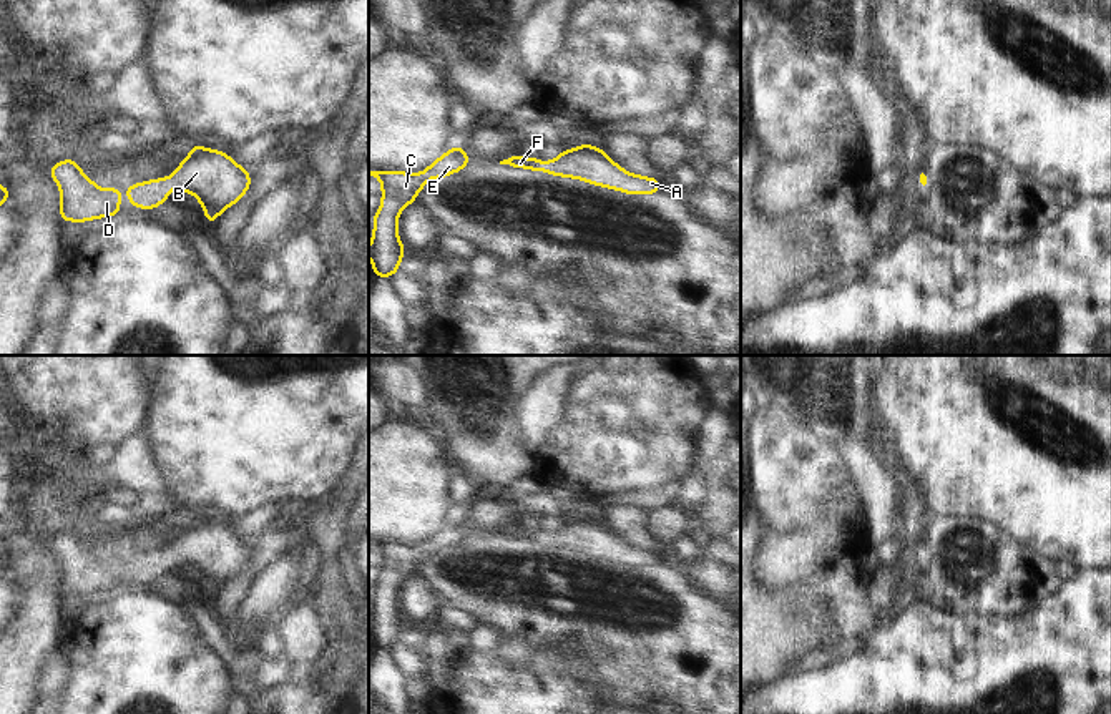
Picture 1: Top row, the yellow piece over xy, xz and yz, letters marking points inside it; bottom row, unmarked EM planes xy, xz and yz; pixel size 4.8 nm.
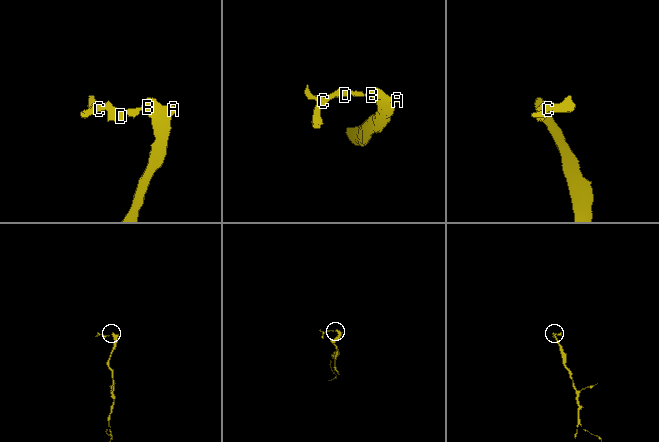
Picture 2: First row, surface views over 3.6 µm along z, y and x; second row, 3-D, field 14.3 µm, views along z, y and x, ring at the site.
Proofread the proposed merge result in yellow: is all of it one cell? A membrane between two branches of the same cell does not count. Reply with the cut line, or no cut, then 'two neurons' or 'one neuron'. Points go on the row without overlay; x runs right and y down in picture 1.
no cut; one neuron

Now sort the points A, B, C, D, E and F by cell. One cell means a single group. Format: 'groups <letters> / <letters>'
groups A B C D E F

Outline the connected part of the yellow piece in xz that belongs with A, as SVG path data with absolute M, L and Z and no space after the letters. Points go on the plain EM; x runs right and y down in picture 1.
M581 516L566 521L553 533L541 535L536 530L520 530L511 526L508 531L500 533L513 540L526 540L533 543L545 541L553 548L576 550L603 560L613 560L626 566L654 566L661 561L658 550L643 550L631 546L619 540L608 530L601 520Z

